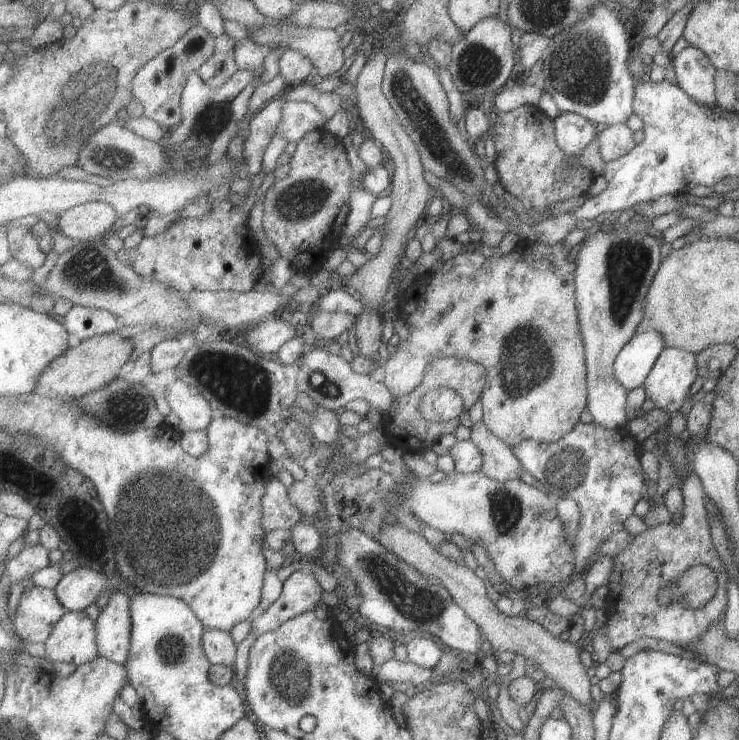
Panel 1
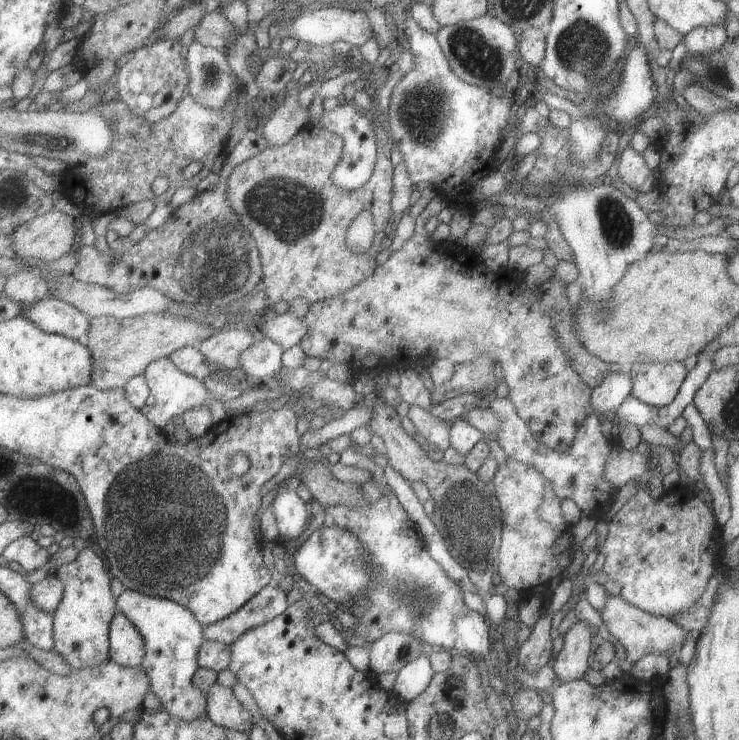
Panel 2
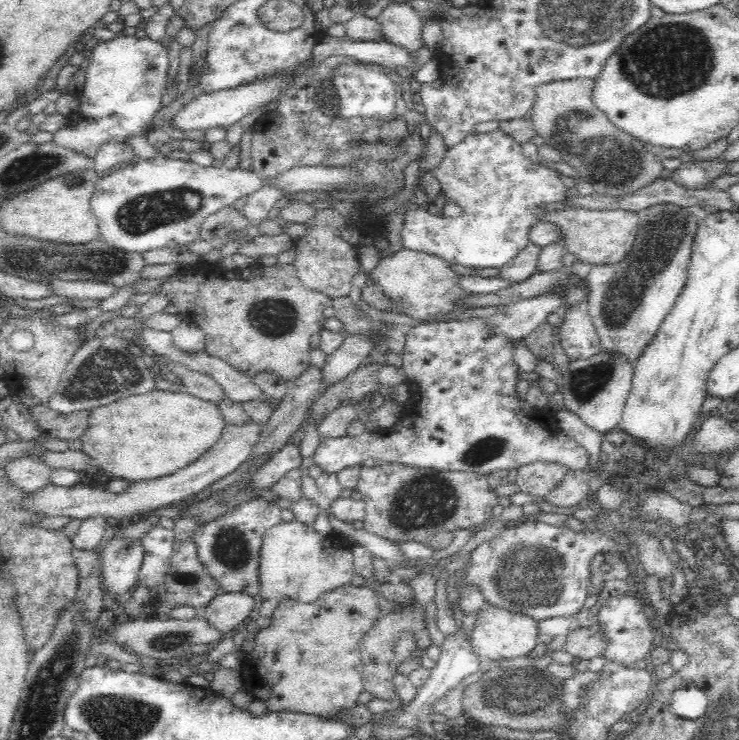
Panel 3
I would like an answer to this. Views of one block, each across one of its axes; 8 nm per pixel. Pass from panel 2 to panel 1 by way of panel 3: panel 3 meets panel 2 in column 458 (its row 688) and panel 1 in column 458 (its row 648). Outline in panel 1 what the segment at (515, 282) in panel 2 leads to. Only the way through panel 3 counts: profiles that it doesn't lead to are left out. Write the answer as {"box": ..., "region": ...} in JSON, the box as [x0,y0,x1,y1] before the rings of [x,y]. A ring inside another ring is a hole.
{"box":[385,240,587,445],"region":[[[520,240],[515,248],[503,255],[486,257],[482,252],[476,251],[472,246],[462,254],[455,256],[444,264],[442,270],[432,271],[431,273],[416,276],[412,285],[404,292],[404,320],[412,327],[410,338],[402,344],[396,354],[390,355],[387,362],[387,374],[385,383],[396,397],[403,397],[412,393],[424,381],[423,373],[427,368],[438,359],[448,357],[458,357],[479,362],[489,370],[488,384],[483,394],[484,421],[506,444],[516,445],[517,442],[532,439],[541,443],[555,443],[560,441],[565,434],[568,434],[580,422],[580,414],[587,407],[587,366],[585,361],[585,348],[581,332],[579,331],[579,318],[575,297],[575,263],[567,260],[568,249],[562,246],[564,240],[553,246],[546,246],[538,241]]]}

